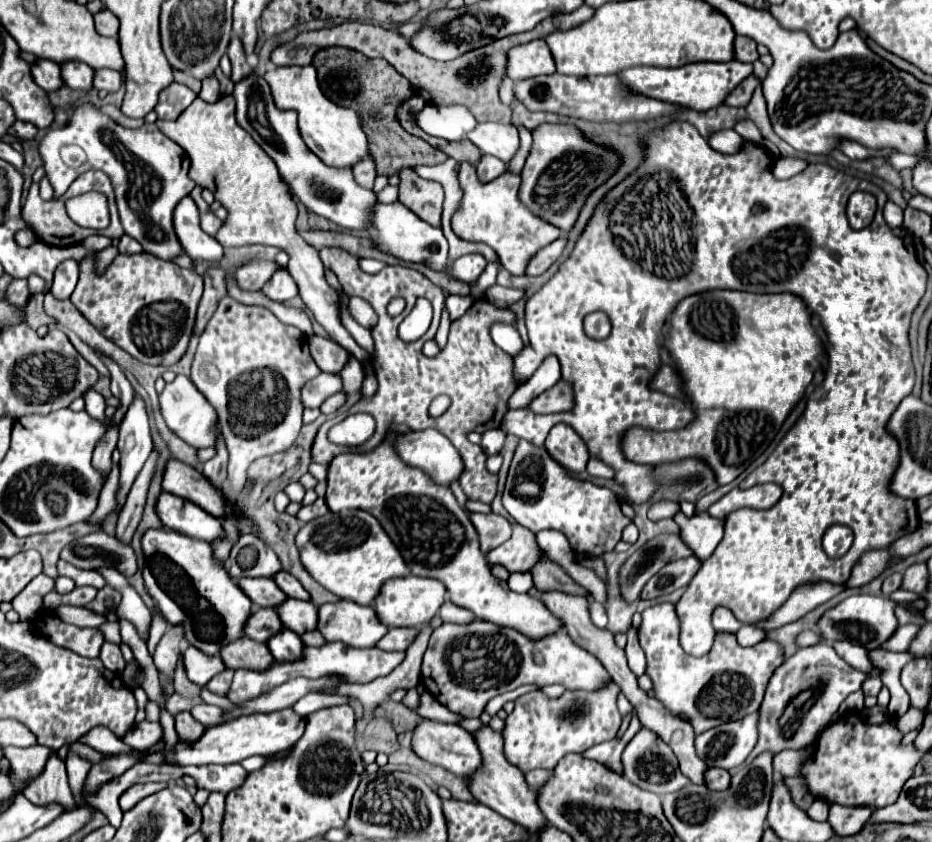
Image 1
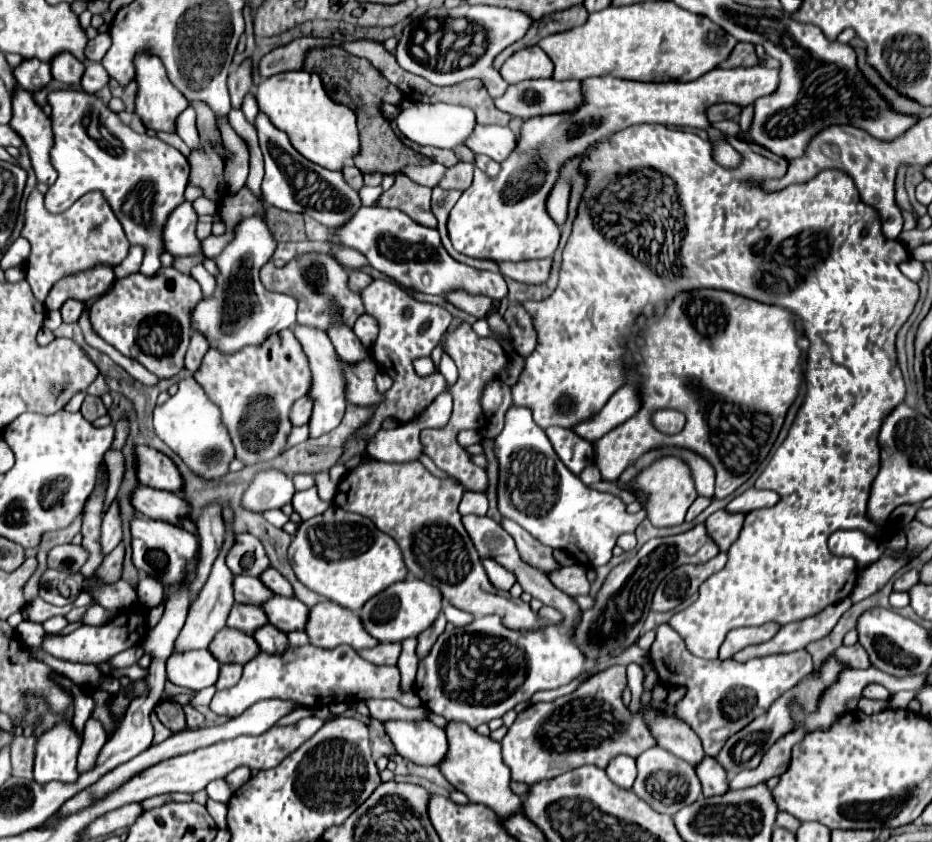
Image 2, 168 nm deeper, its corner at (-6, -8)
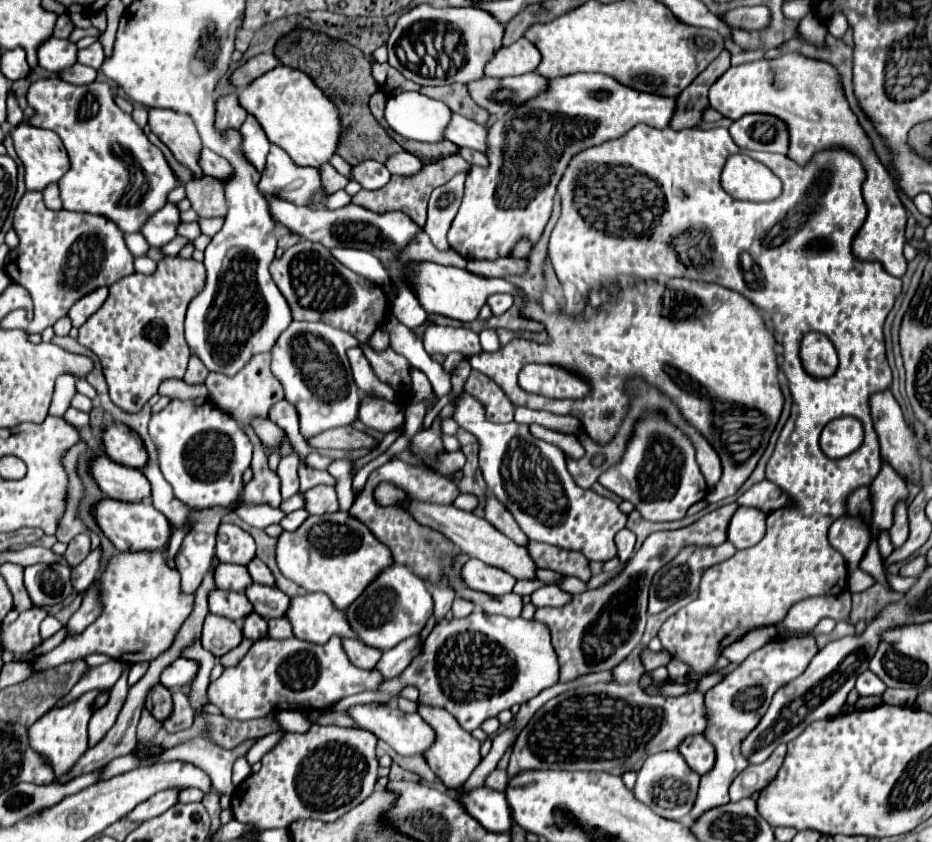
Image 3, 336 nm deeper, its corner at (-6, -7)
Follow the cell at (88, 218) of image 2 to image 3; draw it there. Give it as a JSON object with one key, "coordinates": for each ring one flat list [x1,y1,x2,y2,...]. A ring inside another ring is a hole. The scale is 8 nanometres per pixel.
{"coordinates":[[25,193,19,201,13,217,13,229,17,231,19,245,9,251,5,259,5,273,19,285,23,285,35,303,35,317,27,323,27,333,43,333,47,327,51,327,57,319,65,317,73,303,77,303,81,297,89,295,91,291,99,287,111,287,115,281,135,273,133,269,133,255,127,249,123,241,123,231,115,227,109,219,103,219,101,215,79,215,71,211,51,211,43,203,41,193]]}

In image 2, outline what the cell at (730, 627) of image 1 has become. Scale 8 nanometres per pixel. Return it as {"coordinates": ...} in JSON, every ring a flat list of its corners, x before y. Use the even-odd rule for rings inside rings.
{"coordinates":[[767,622,767,624,759,626,759,628,733,628,727,634,727,638,725,638,725,642,723,642,721,650,719,650,719,658,725,660,725,658,731,658,735,652,743,650,745,646,767,642,779,632,779,628,781,626,773,624,773,622]]}

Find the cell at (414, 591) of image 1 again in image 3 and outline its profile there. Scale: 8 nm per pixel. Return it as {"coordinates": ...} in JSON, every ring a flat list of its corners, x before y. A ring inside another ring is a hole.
{"coordinates":[[397,563,381,571,359,595,359,599,355,599,351,607,345,609,345,617,351,629,357,633,359,641,379,651,393,649,407,637,417,635,425,627,431,613,433,613,433,599,431,593,427,591,425,581,405,565]]}

